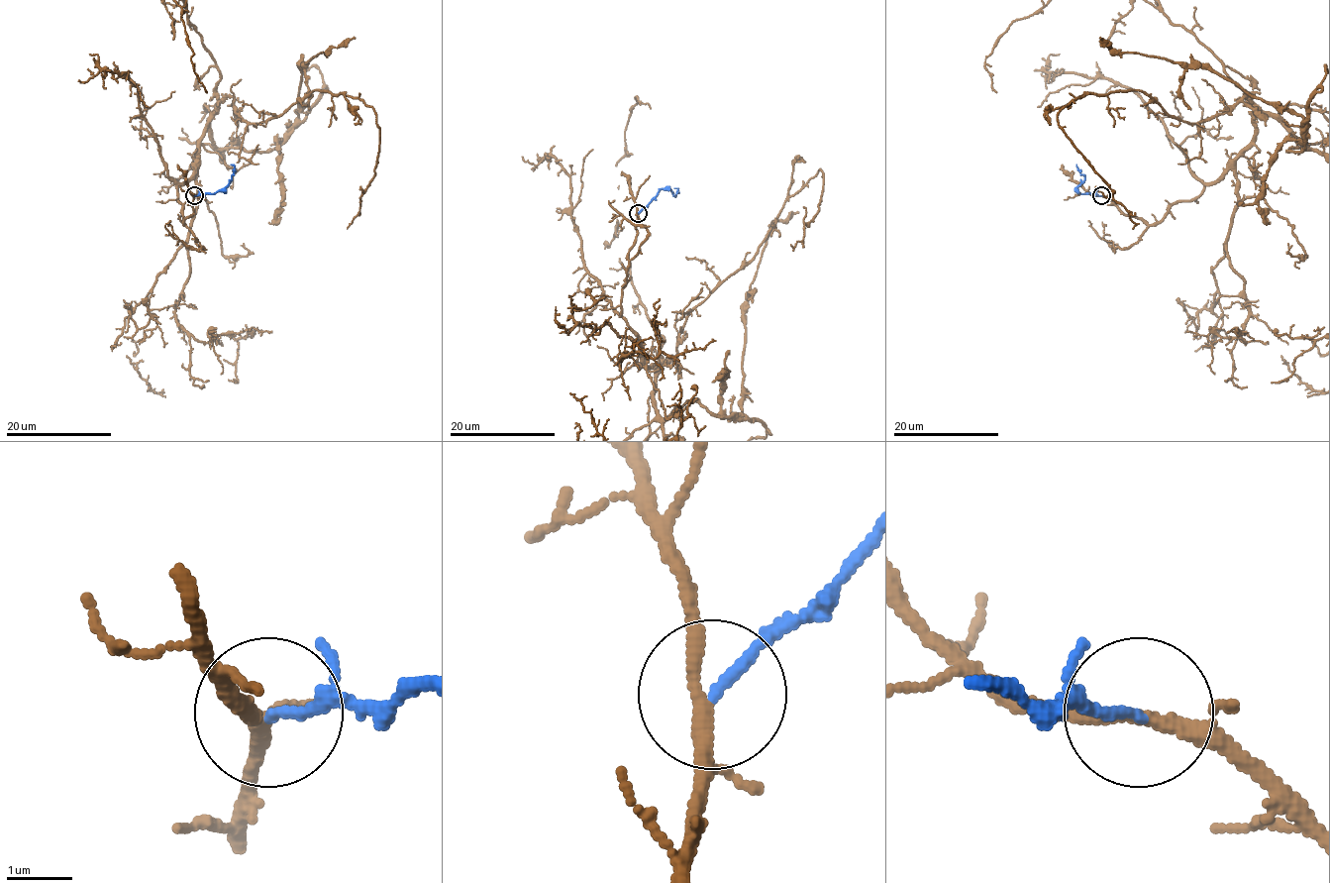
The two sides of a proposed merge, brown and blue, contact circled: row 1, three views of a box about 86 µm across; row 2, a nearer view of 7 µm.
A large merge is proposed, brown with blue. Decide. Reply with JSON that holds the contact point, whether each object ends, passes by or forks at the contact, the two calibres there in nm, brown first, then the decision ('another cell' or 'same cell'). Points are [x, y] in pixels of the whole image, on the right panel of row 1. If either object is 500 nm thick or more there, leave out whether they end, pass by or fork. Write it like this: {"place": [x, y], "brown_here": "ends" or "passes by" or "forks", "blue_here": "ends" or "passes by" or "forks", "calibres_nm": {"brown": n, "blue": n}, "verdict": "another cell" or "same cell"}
{"place": [1101, 195], "brown_here": "forks", "blue_here": "ends", "calibres_nm": {"brown": 170, "blue": 140}, "verdict": "same cell"}

